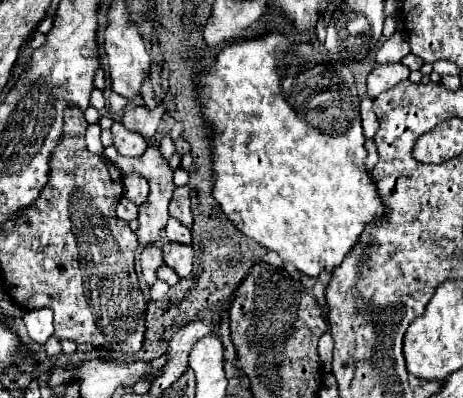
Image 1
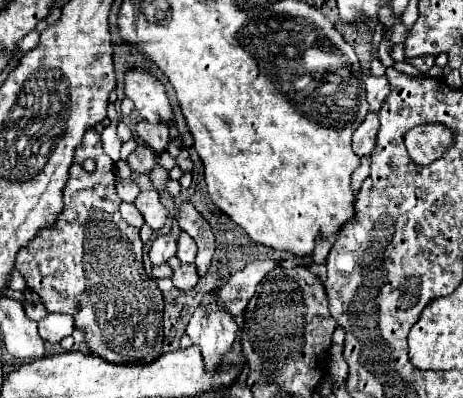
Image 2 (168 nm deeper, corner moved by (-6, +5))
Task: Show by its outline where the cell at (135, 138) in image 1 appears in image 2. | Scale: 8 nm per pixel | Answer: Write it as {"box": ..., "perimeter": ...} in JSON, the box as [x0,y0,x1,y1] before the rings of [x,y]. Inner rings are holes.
{"box":[127,145,155,175],"perimeter":[[[137,145],[137,149],[129,155],[129,159],[127,159],[127,163],[129,163],[129,169],[133,171],[133,173],[139,173],[139,175],[149,175],[151,171],[153,171],[153,167],[155,167],[155,153],[147,147],[147,145]]]}

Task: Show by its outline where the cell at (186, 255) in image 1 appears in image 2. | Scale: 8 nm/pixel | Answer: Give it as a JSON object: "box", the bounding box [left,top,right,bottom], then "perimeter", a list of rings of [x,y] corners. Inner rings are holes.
{"box":[169,257,199,291],"perimeter":[[[171,257],[169,261],[169,267],[173,269],[173,275],[171,275],[171,281],[177,289],[181,291],[189,291],[197,285],[199,277],[197,277],[197,271],[195,271],[195,265],[187,265],[187,263],[179,263],[177,257]]]}

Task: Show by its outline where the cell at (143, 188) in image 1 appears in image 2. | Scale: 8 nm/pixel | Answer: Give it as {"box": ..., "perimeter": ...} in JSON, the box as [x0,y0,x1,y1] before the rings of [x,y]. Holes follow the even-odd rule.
{"box":[135,189,167,231],"perimeter":[[[155,189],[153,191],[141,191],[139,197],[135,199],[135,207],[141,211],[145,223],[153,231],[159,231],[165,225],[167,213],[165,213],[165,207],[159,201],[159,193]]]}

